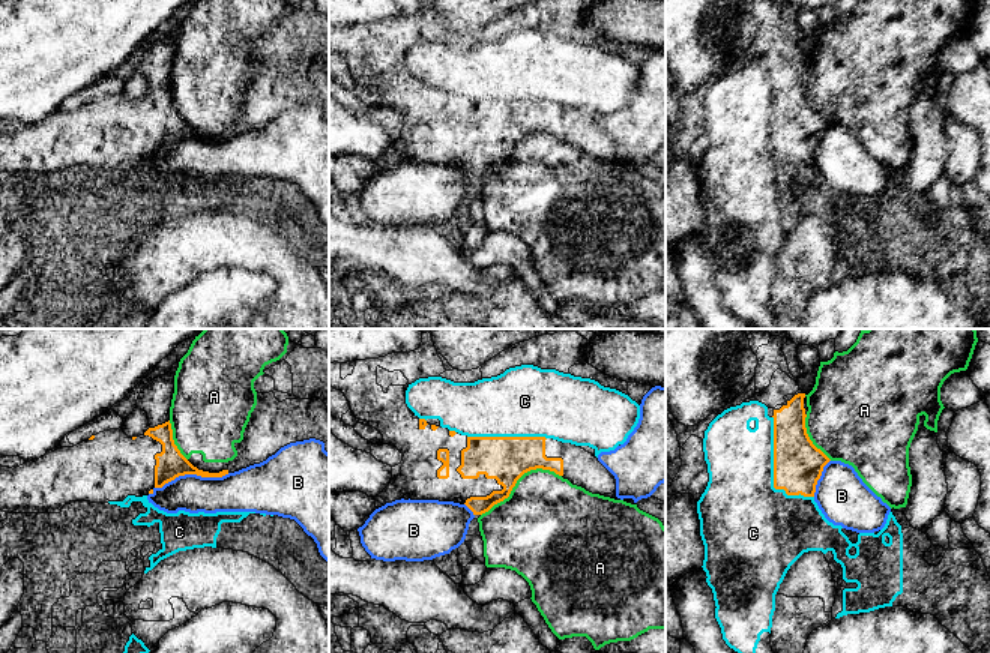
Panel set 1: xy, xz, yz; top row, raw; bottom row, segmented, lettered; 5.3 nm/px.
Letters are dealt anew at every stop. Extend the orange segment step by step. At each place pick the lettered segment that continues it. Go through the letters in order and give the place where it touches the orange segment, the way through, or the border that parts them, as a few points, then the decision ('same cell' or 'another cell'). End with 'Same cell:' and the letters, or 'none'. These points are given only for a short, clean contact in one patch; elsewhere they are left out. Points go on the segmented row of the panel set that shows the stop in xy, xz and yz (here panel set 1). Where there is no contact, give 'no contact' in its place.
A: xz (517, 479) | another cell
B: xy (188, 473) | another cell
C: yz (774, 472) | another cell
Same cell: none

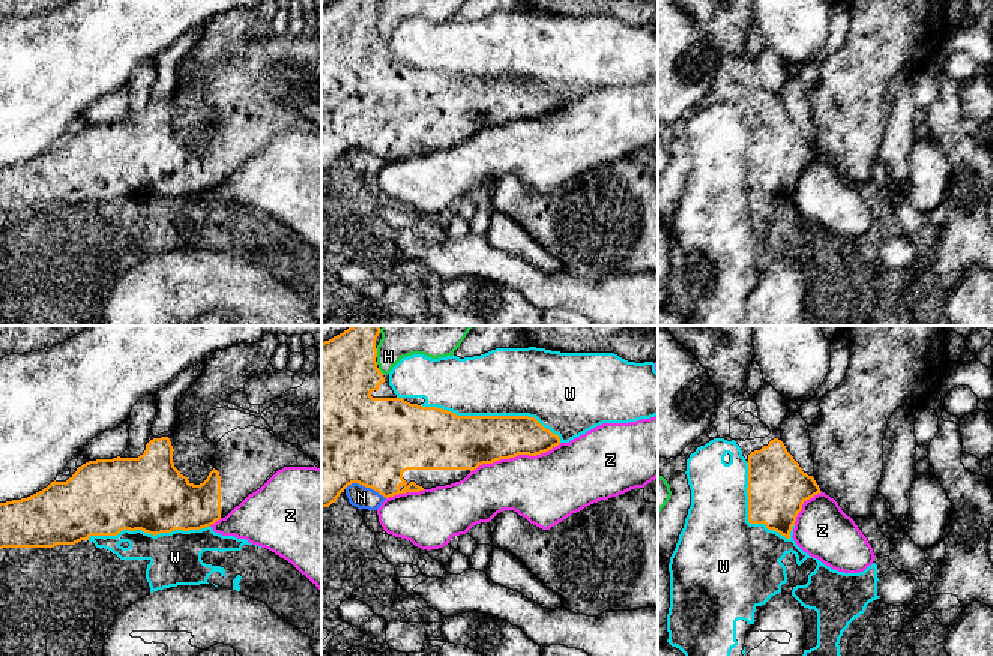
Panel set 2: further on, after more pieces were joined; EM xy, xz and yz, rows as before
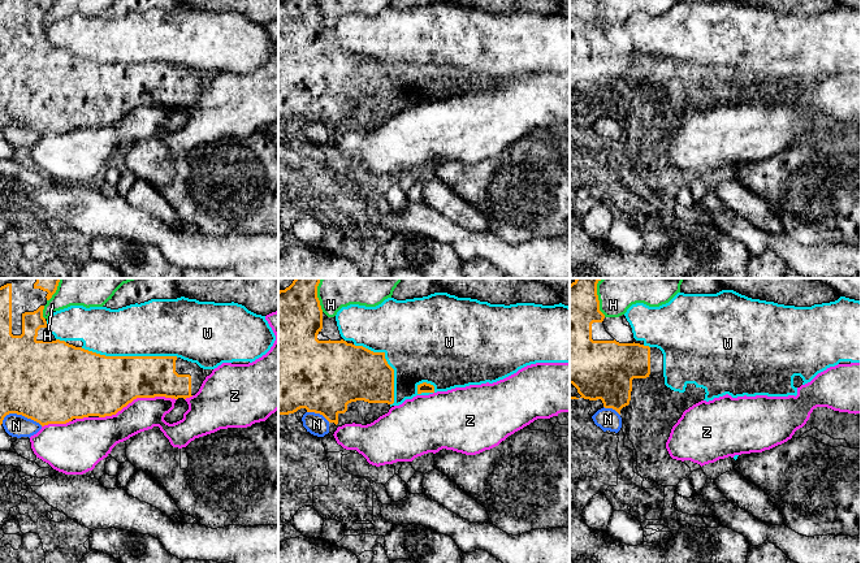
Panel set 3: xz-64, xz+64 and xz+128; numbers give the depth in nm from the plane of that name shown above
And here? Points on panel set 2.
H: xz (376, 353) | another cell
N: xz (365, 487) | another cell
W: xz (491, 416) | another cell
Z: xz (516, 455) | another cell
Same cell: none

